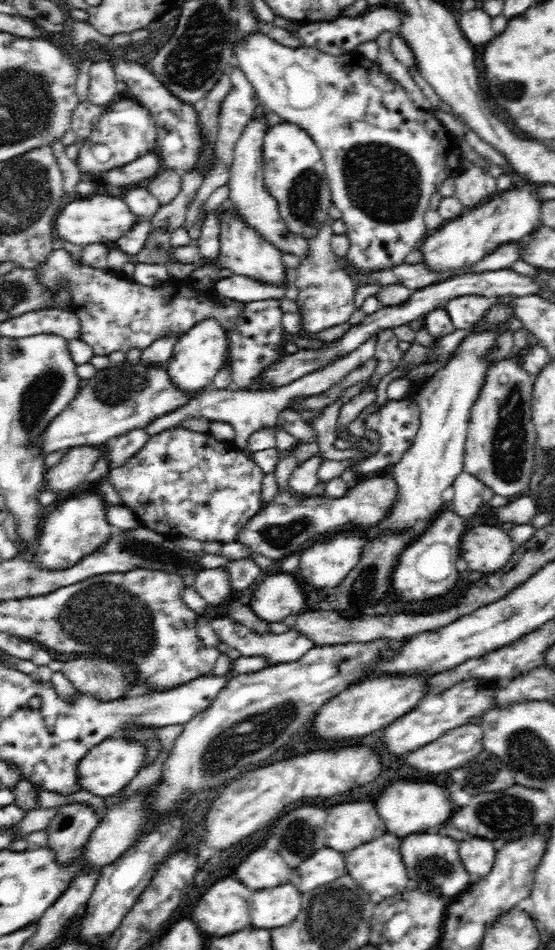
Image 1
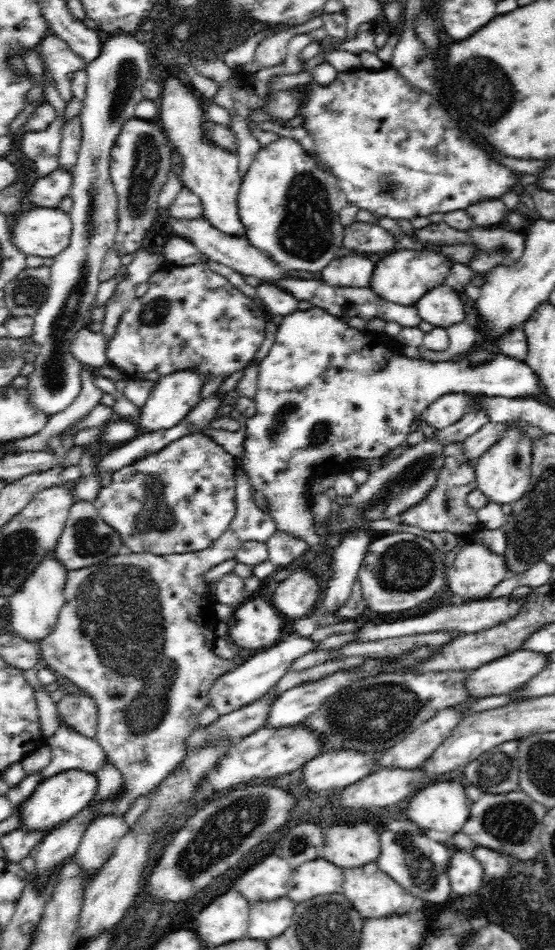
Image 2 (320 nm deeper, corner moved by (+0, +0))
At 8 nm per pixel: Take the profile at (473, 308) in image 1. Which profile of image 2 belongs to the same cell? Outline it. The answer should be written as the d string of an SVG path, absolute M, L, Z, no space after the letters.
M440 285L427 290L414 306L422 321L430 322L435 327L447 327L464 321L464 303L456 288L451 286Z

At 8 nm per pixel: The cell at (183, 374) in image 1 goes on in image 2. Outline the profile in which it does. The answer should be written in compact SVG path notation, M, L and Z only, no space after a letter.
M176 371L162 377L151 390L140 414L133 419L138 434L152 434L154 431L168 430L179 425L186 415L200 402L200 389L203 386L196 371Z

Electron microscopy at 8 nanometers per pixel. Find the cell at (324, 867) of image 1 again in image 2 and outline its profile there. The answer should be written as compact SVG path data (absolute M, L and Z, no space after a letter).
M326 859L301 864L289 879L288 899L304 902L320 895L342 893L343 869Z

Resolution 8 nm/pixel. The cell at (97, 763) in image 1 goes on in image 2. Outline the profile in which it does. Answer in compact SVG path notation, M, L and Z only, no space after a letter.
M80 770L64 771L50 778L45 778L24 802L14 806L14 812L20 815L18 829L48 834L58 825L78 814L94 796L94 790L96 790L95 775Z

